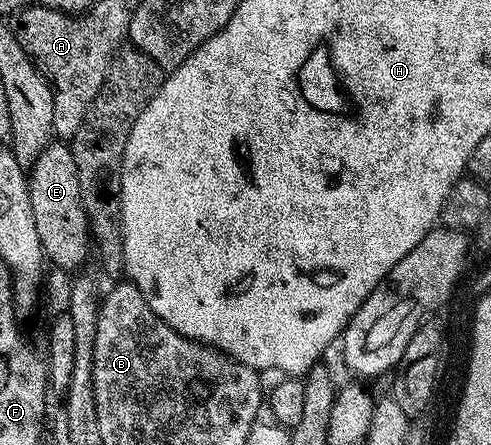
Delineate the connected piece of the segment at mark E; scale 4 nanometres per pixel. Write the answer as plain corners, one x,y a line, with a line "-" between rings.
54,140
50,142
43,152
28,167
29,195
31,196
31,212
35,212
35,228
39,231
41,247
45,249
46,259
53,262
61,270
77,270
91,256
91,235
89,233
89,218
85,215
85,209
81,203
81,189
79,188
79,176
75,168
75,156
72,149
64,141

